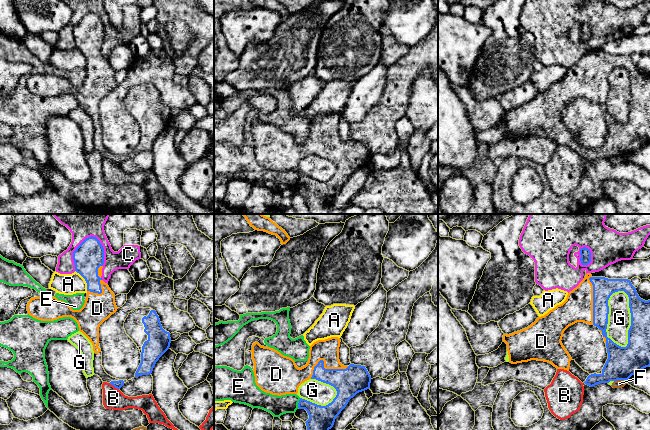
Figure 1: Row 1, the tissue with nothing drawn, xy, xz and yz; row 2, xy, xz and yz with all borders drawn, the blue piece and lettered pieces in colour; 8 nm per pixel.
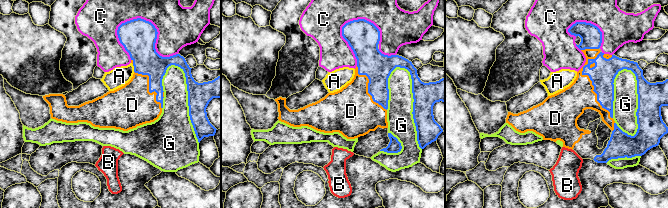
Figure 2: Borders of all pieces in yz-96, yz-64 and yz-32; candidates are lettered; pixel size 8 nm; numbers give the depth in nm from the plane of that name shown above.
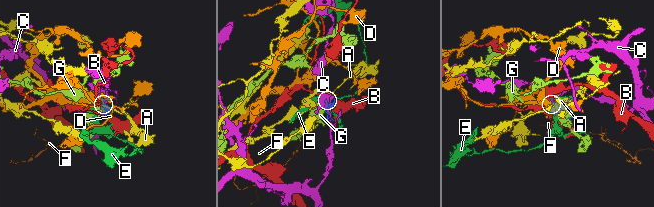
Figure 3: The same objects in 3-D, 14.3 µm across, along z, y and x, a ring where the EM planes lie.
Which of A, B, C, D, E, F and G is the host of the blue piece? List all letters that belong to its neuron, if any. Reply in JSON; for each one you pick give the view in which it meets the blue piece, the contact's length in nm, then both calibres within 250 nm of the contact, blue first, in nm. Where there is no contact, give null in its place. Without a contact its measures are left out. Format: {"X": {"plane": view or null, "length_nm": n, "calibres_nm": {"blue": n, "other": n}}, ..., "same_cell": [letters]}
{"D": {"plane": "xz", "length_nm": 320, "calibres_nm": {"blue": 220, "other": 180}}, "same_cell": ["D"]}

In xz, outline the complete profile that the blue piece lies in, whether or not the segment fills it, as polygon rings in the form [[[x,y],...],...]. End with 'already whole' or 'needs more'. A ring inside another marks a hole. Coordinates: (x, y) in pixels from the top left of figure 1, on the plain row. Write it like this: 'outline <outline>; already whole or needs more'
outline [[[338,113],[314,118],[309,125],[307,140],[301,144],[296,142],[292,134],[282,131],[273,124],[261,122],[258,118],[252,121],[255,159],[262,167],[278,172],[297,170],[299,162],[309,155],[316,155],[336,165],[336,173],[326,182],[317,181],[300,174],[298,184],[305,185],[309,191],[309,195],[305,199],[311,214],[329,214],[328,207],[333,203],[335,195],[346,183],[349,176],[357,169],[370,164],[371,152],[365,142],[354,140],[344,142],[340,139],[340,118]]]; needs more

